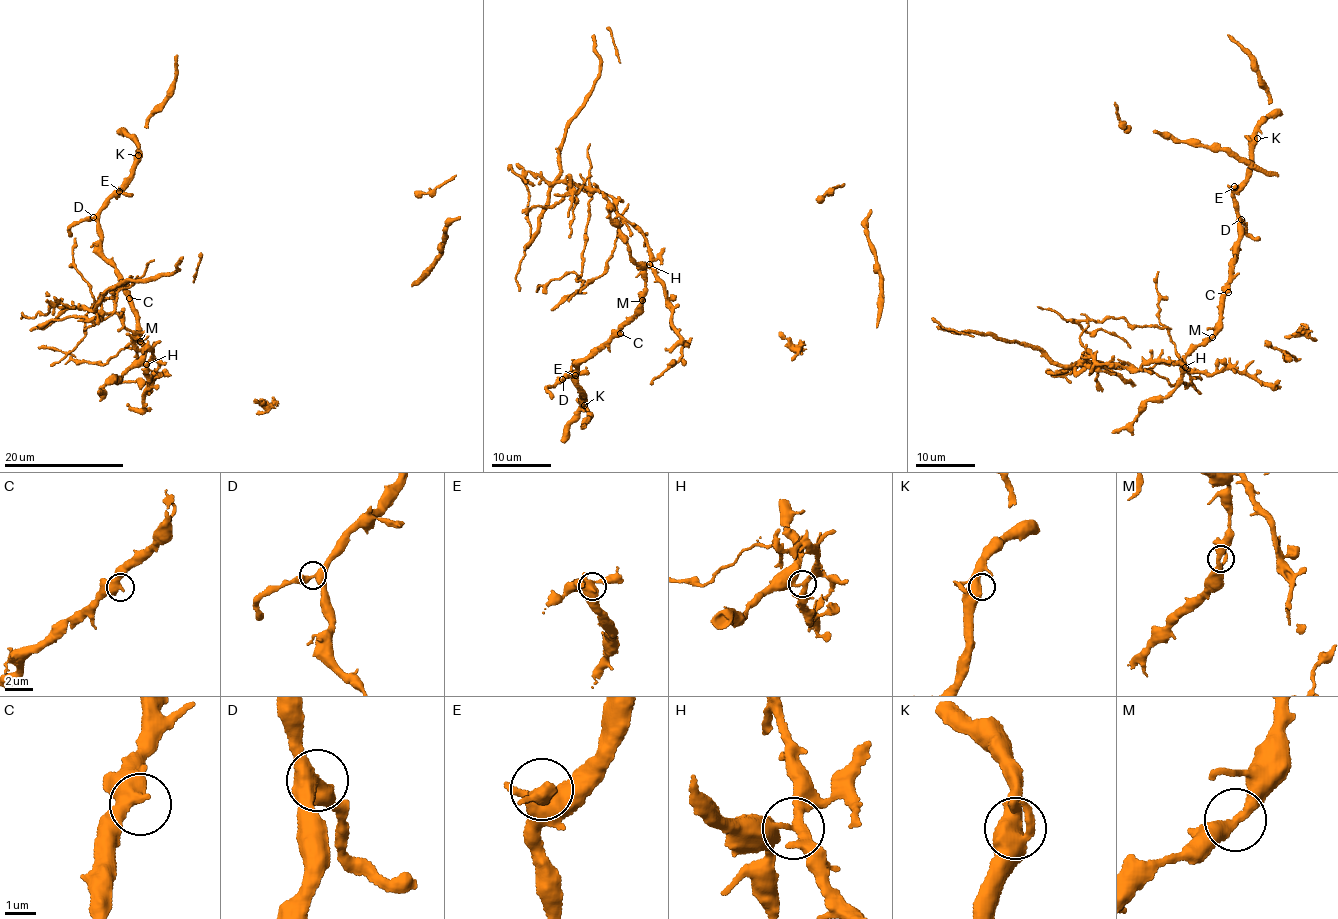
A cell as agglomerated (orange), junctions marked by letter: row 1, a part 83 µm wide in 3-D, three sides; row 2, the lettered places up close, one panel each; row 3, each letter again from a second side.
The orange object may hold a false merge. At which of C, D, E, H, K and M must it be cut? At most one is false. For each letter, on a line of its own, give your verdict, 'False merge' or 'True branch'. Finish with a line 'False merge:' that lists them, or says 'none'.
C: True branch
D: True branch
E: True branch
H: False merge
K: True branch
M: True branch
False merge: H

